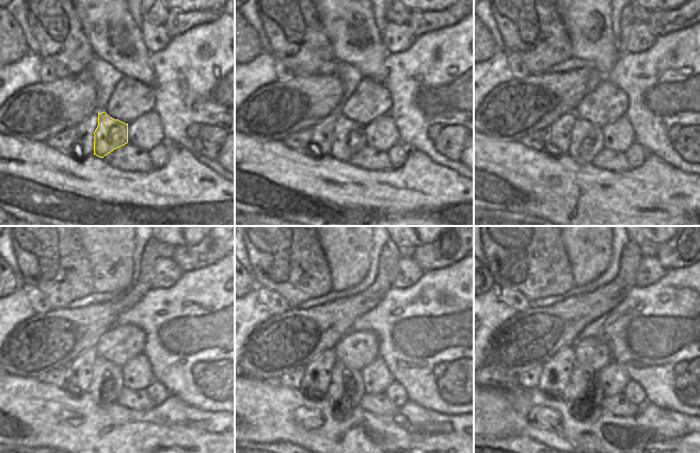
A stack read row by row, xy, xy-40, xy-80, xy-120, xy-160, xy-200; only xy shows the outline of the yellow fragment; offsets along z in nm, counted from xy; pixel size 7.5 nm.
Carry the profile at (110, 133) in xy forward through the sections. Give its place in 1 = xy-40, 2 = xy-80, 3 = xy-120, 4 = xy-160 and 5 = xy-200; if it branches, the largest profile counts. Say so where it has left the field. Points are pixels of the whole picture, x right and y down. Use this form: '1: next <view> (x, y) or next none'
1: next xy-40 (347, 133)
2: next xy-80 (584, 133)
3: next xy-120 (105, 373)
4: next xy-160 (343, 381)
5: next xy-200 (582, 385)

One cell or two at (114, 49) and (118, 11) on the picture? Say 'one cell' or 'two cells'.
one cell

